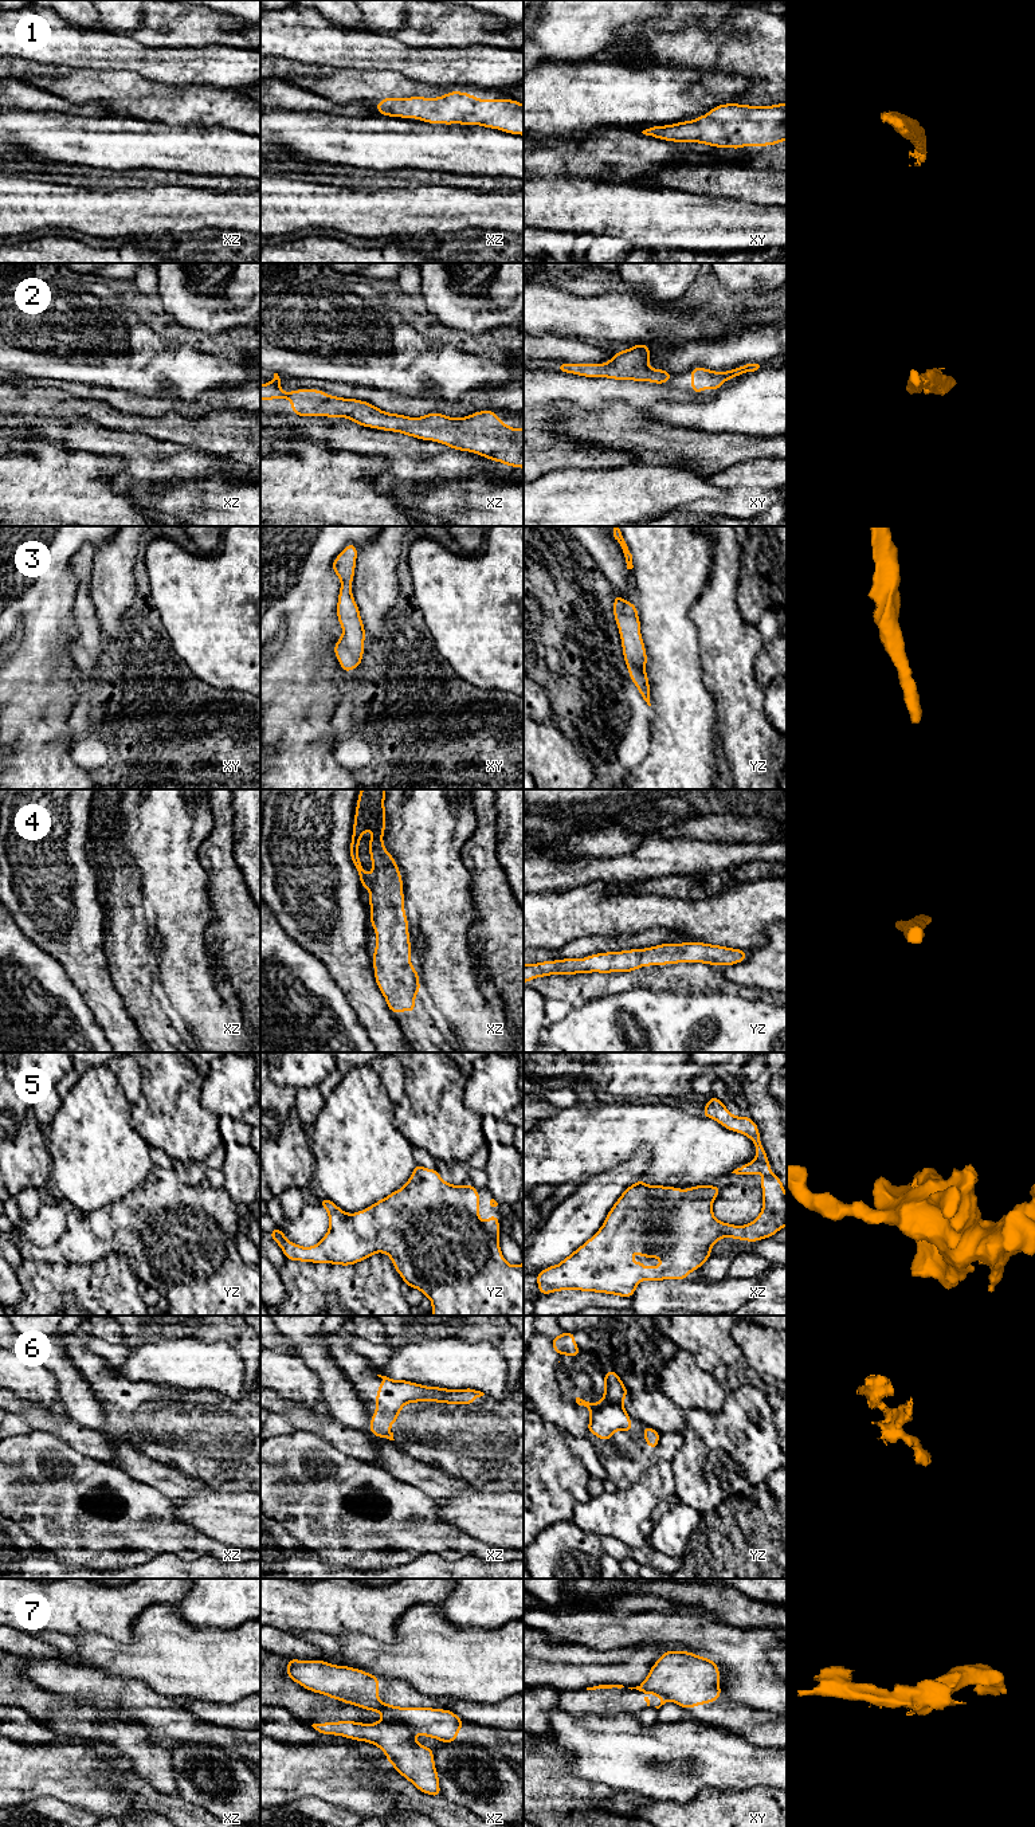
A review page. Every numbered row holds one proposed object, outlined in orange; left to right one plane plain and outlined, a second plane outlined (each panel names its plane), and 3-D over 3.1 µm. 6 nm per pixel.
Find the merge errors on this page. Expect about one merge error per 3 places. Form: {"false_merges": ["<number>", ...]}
{"false_merges": ["6", "7"]}

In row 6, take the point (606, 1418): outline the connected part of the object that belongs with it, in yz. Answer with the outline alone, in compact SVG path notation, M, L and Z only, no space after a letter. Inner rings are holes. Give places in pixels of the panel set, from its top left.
M601 1399L595 1404L589 1416L588 1432L601 1440L612 1440L612 1435L618 1430L631 1434L632 1424L630 1415L623 1403L613 1404Z

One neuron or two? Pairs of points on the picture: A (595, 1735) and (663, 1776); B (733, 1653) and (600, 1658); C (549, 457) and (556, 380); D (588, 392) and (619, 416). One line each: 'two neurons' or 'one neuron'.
A: one neuron
B: two neurons
C: two neurons
D: two neurons

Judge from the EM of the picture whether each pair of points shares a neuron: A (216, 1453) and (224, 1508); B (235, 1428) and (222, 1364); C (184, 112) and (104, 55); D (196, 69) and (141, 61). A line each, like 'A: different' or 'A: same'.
A: different
B: different
C: different
D: same

